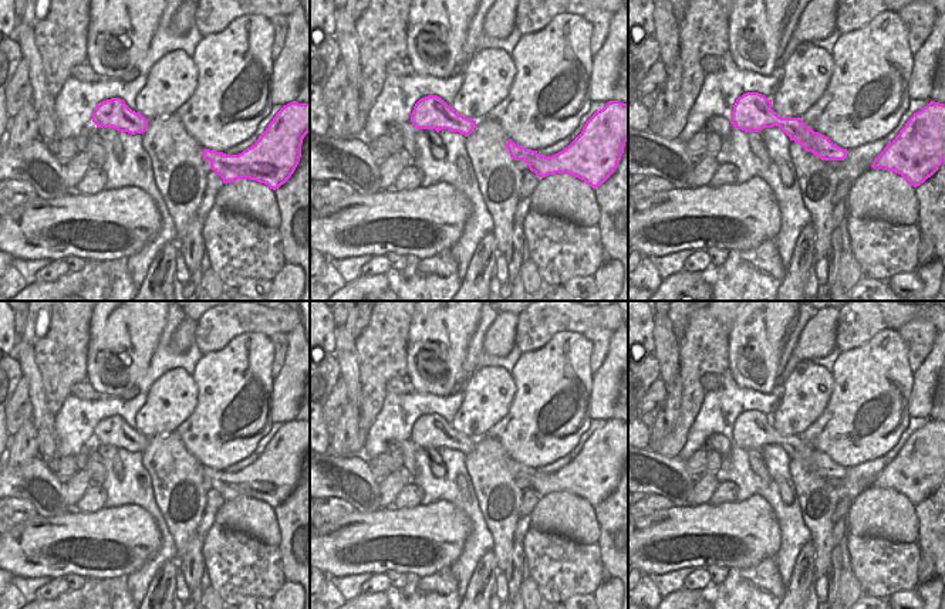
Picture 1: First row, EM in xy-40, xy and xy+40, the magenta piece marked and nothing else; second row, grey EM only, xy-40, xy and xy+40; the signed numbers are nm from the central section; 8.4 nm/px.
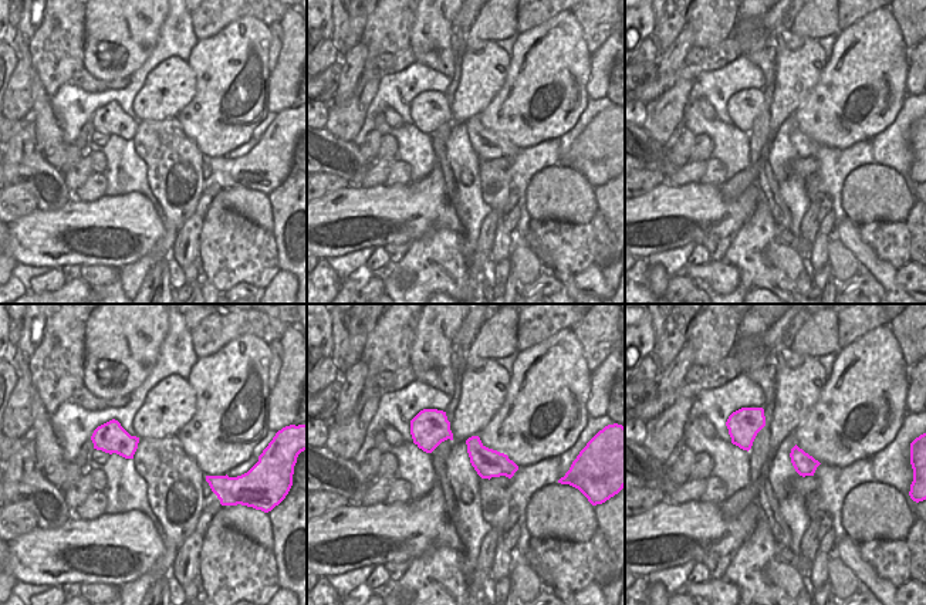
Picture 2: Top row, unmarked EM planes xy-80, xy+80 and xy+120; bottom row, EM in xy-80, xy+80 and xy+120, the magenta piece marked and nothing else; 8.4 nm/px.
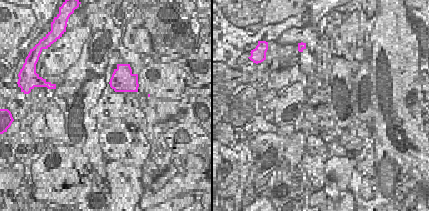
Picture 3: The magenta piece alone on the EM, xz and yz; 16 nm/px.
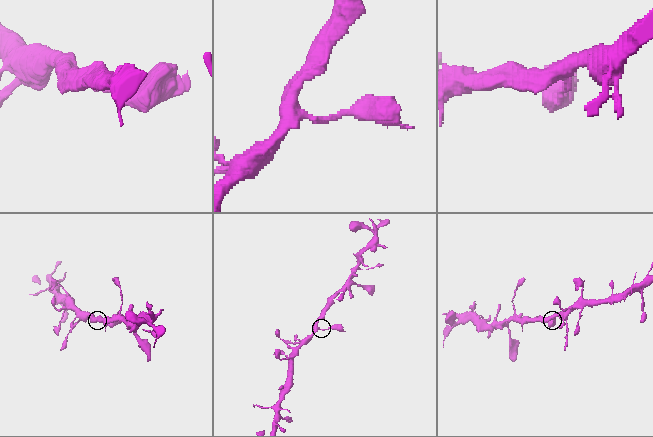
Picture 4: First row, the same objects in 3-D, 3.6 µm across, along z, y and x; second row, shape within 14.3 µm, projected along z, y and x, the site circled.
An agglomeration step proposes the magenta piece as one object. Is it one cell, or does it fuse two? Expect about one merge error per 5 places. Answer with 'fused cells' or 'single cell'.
single cell

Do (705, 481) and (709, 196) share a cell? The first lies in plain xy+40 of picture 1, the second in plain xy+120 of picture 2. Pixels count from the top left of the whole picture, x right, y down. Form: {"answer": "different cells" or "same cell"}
{"answer": "different cells"}

